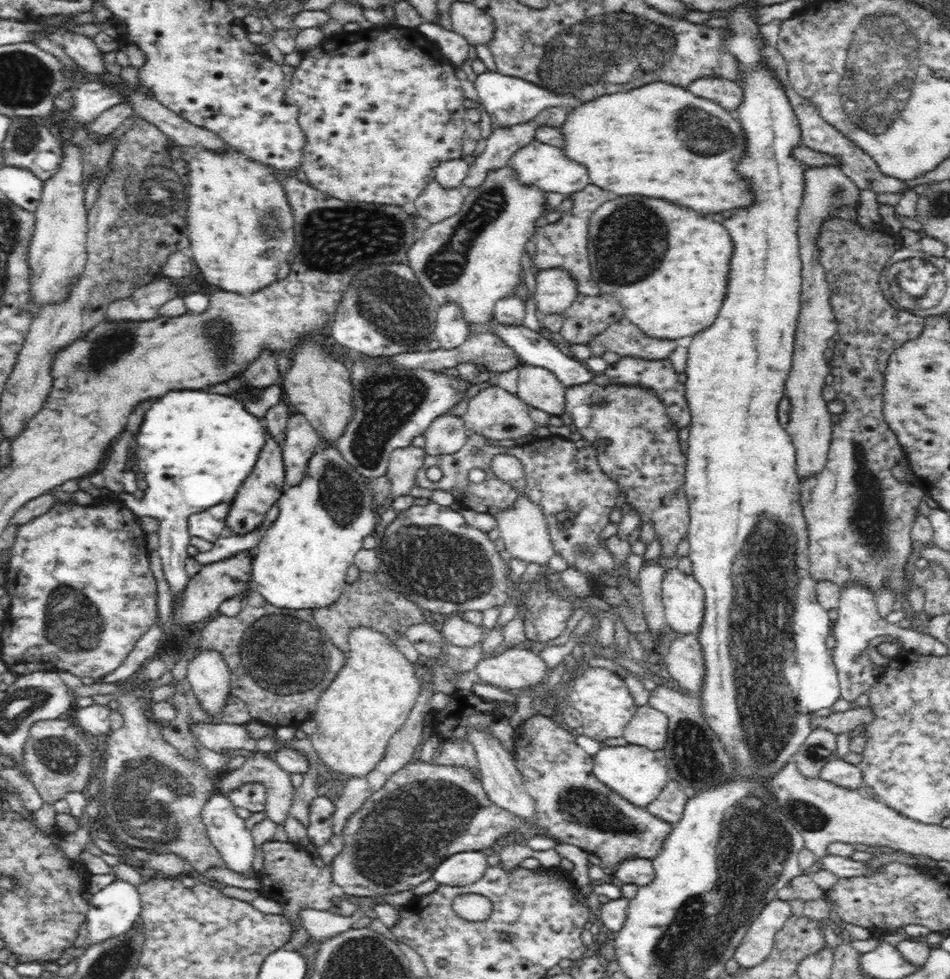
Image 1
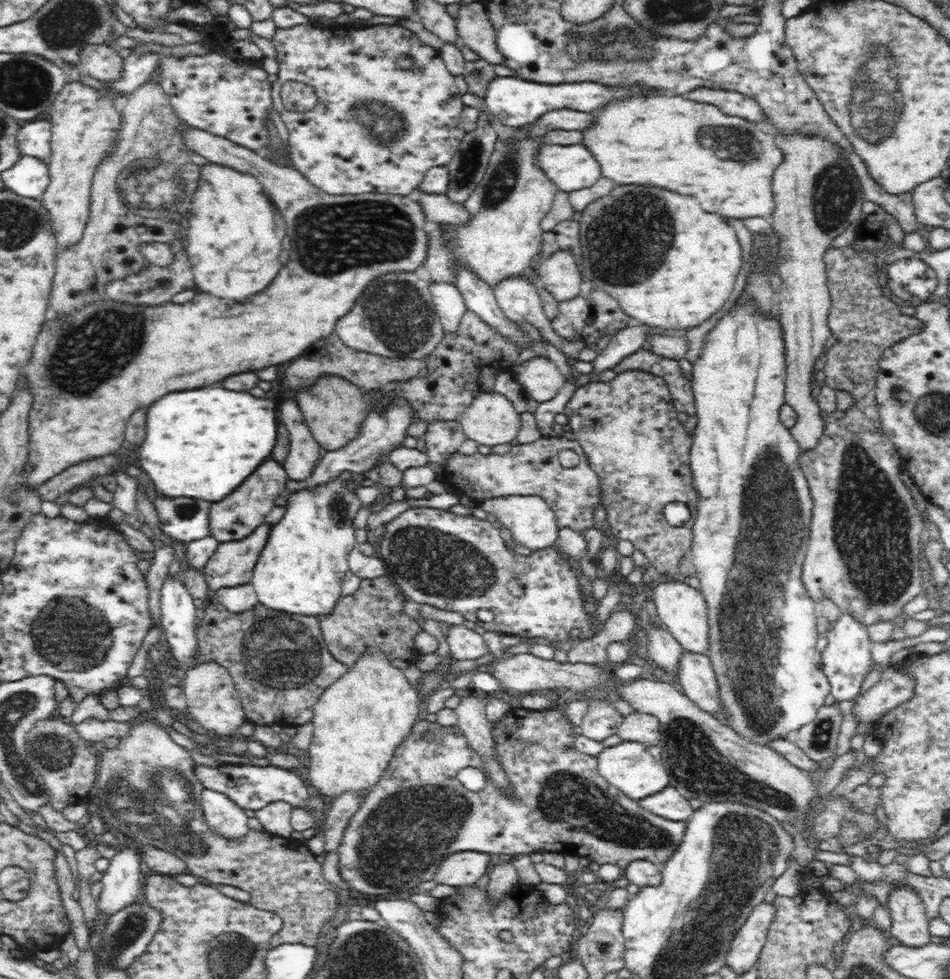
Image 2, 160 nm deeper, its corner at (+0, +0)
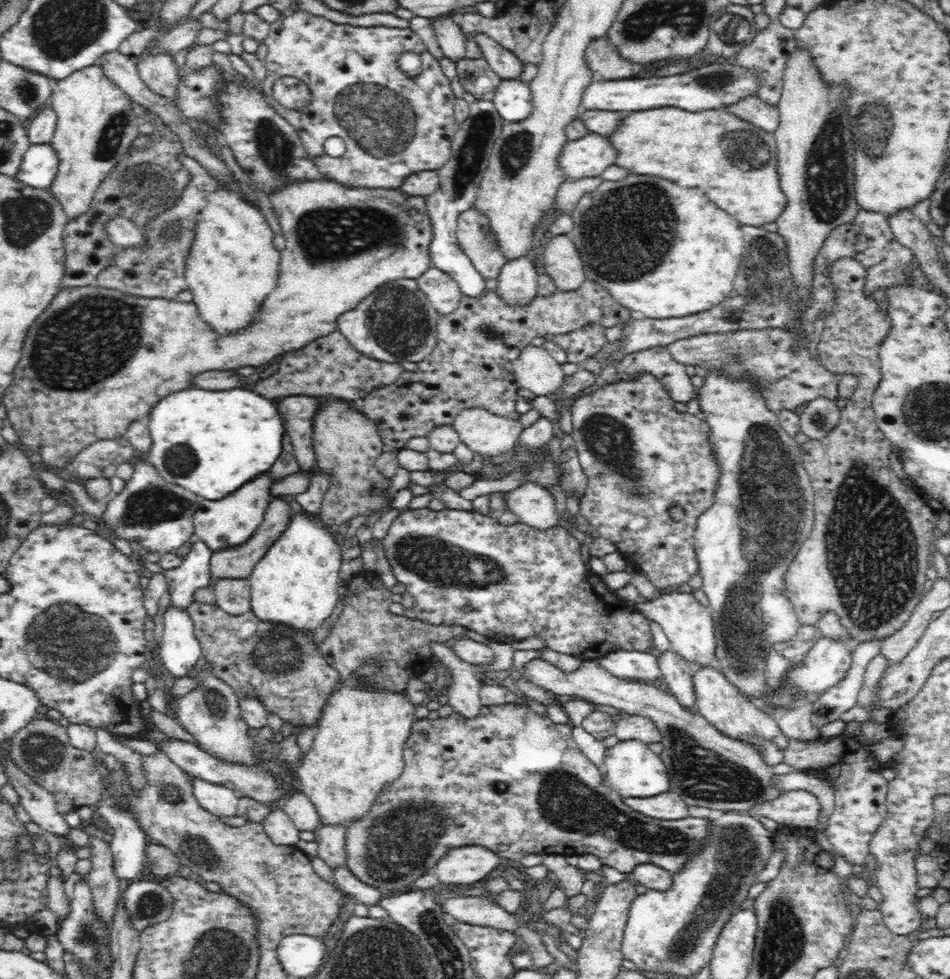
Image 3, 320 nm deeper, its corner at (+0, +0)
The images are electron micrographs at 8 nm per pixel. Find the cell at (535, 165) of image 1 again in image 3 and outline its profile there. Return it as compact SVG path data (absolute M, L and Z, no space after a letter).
M590 133L578 140L568 141L564 144L562 154L558 156L558 165L562 167L562 173L565 178L578 180L584 177L598 176L608 168L614 165L615 152L614 147L610 146L610 139L596 133Z

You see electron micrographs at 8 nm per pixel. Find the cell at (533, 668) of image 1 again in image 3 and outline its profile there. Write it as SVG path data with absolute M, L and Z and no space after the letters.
M537 658L525 664L524 674L530 682L554 694L578 696L594 704L607 704L624 710L628 715L645 716L652 720L662 734L664 751L659 755L667 766L670 782L688 782L672 784L669 790L685 798L689 806L747 811L786 791L775 788L775 778L778 775L772 773L771 765L761 755L759 748L726 736L696 709L685 708L676 696L670 696L656 686L648 686L648 683L626 682L626 679L612 676L600 663L599 660L586 659L576 672L564 674L555 665Z

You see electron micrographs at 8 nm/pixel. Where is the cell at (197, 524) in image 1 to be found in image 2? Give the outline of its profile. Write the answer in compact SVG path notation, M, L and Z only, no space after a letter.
M153 494L150 500L166 537L186 544L210 537L209 515L213 507L210 502L190 498L164 500Z

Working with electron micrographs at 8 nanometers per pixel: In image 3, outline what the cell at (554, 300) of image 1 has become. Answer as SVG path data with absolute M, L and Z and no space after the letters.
M568 234L552 238L546 244L543 255L541 261L545 273L554 281L558 290L576 290L587 279L579 250Z

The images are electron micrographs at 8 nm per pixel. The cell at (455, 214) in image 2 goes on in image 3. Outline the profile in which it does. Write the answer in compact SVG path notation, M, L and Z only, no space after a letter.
M472 205L464 211L464 214L460 214L456 221L458 246L470 258L472 265L481 272L485 280L496 279L501 268L509 260L504 259L498 247L495 246L488 216L478 212L478 209Z

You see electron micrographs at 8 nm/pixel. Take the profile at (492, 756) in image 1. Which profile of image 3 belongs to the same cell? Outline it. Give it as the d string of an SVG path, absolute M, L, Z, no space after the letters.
M429 641L427 648L451 671L452 682L445 692L449 705L468 719L475 717L483 707L479 697L482 681L474 673L475 666L459 660L446 642Z

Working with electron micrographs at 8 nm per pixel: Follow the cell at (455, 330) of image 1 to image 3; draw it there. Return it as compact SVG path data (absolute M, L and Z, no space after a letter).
M432 266L426 270L417 278L417 285L440 315L450 314L460 304L462 291L459 284L438 268Z

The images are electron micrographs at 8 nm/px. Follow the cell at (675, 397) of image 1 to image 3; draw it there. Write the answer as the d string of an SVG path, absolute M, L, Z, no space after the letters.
M664 346L627 354L614 365L620 379L634 377L640 372L653 374L675 402L687 403L697 396L685 364L676 362Z

